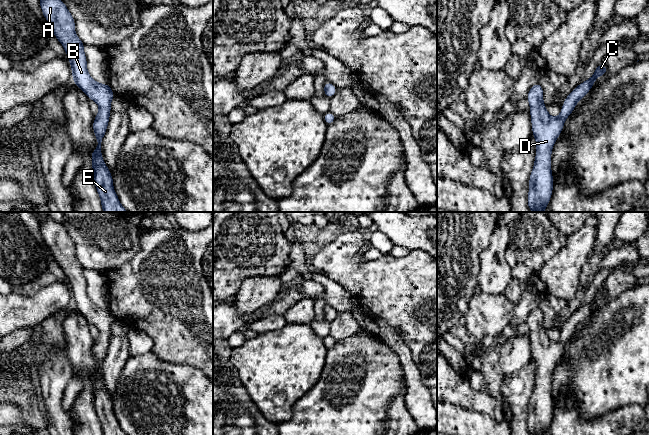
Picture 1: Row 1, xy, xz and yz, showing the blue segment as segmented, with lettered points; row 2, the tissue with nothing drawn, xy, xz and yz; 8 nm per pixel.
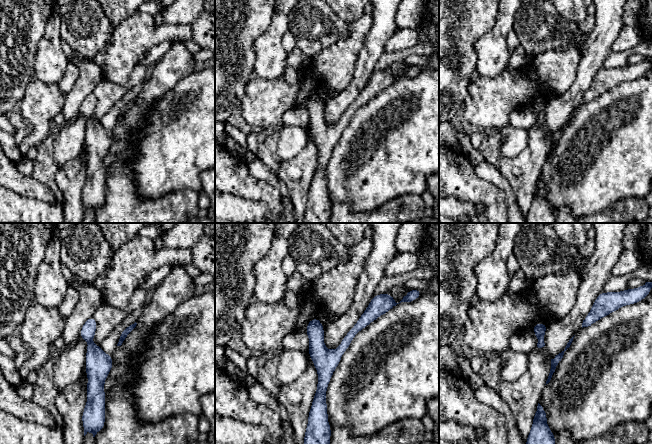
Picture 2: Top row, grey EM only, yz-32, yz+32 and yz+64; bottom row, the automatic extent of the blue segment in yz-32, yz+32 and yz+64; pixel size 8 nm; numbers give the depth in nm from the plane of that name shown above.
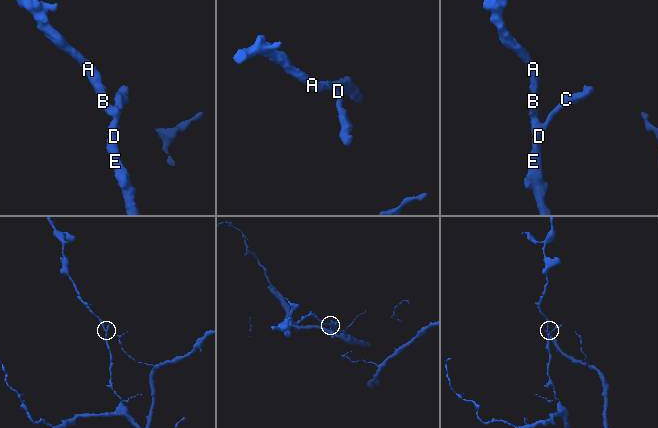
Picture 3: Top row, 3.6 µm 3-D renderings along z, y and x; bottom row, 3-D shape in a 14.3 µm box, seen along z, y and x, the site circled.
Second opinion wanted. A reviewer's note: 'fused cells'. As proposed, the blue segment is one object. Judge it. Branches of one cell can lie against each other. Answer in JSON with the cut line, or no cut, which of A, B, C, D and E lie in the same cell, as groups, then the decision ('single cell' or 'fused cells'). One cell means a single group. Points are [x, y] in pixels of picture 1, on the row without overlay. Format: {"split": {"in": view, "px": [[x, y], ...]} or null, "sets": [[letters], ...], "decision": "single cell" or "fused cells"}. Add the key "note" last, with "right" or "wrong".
{"split": null, "sets": [["A", "B", "C", "D", "E"]], "decision": "single cell", "note": "wrong"}

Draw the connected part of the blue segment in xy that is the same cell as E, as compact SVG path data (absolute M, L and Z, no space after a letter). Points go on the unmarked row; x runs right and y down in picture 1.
M49 215L38 218L43 240L50 248L56 263L63 269L72 294L72 304L89 324L95 325L99 336L92 348L97 371L91 377L95 412L100 420L103 435L127 435L120 427L113 412L113 401L102 382L101 366L105 360L111 338L114 316L109 308L101 308L92 303L87 295L85 268L75 256L75 244L63 224Z

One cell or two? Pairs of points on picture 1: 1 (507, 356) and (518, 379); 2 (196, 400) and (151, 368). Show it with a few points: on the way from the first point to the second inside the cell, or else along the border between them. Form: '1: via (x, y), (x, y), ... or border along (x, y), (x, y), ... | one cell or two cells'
1: border along (531, 357), (518, 370), (504, 377) | two cells
2: via (185, 389), (182, 385), (171, 385), (162, 379) | one cell

